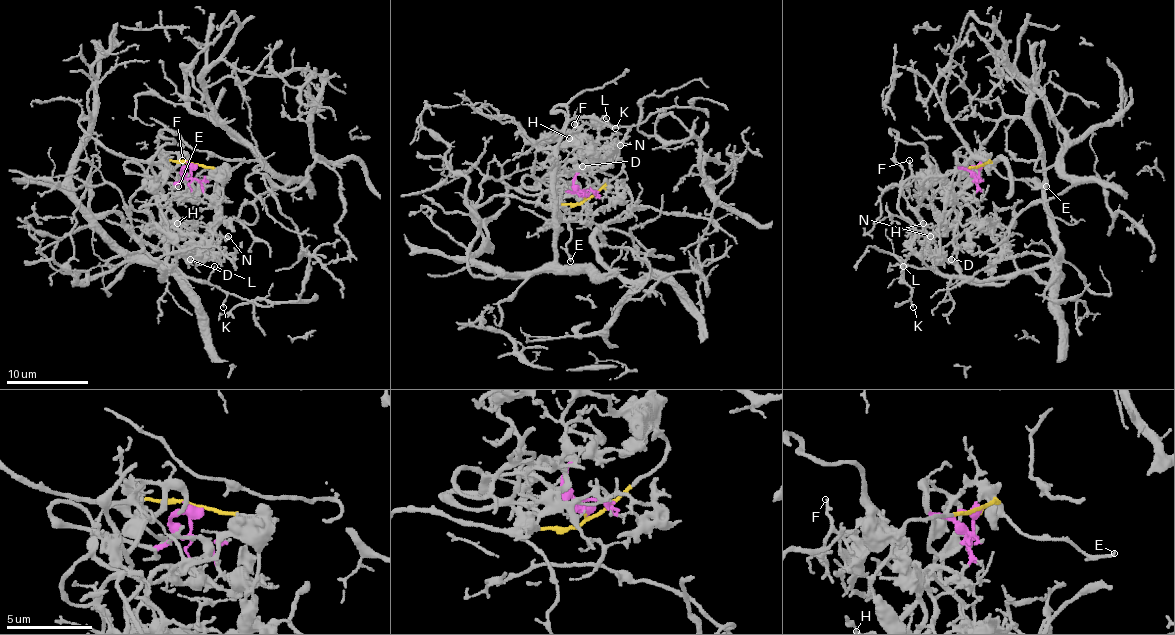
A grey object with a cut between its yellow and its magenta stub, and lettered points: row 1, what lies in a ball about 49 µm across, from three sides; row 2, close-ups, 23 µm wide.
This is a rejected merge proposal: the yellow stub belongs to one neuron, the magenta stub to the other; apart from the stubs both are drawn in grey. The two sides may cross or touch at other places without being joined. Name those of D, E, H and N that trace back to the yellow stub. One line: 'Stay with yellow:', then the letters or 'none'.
Stay with yellow: E

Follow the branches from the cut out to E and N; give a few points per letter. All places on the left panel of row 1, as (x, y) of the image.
E: (192, 167), (188, 161), (162, 163), (178, 179), (176, 188), (178, 185)
N: (192, 167), (190, 175), (178, 181), (145, 179), (145, 188), (157, 204), (159, 222), (184, 232), (229, 237)

